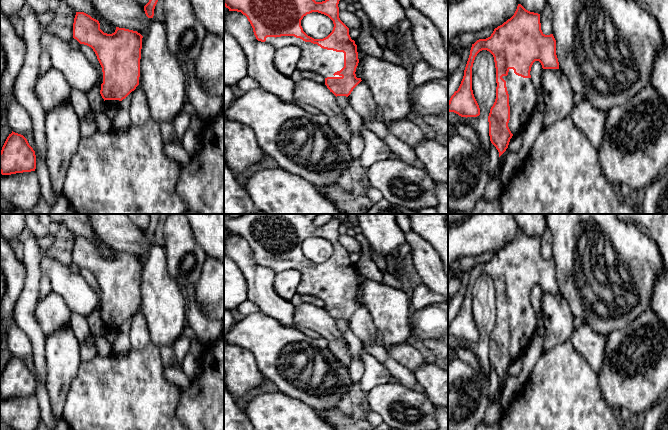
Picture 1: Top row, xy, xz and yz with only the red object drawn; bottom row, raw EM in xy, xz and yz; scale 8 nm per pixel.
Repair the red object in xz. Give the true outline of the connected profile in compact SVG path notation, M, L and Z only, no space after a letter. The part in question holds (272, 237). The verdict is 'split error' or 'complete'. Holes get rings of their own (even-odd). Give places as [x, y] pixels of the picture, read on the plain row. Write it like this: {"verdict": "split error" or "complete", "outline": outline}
{"verdict": "split error", "outline": "M224 214L224 230L229 235L241 236L250 246L258 265L271 268L275 273L295 269L301 273L297 286L300 295L312 295L325 302L325 309L336 321L348 321L362 305L356 301L359 287L357 269L349 259L349 252L339 242L340 214L322 226L316 226L314 219L318 214L246 214L239 218L230 218ZM318 236L328 240L334 248L332 256L323 263L308 260L301 250L301 244L307 238Z"}

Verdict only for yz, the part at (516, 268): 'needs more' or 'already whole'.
needs more

